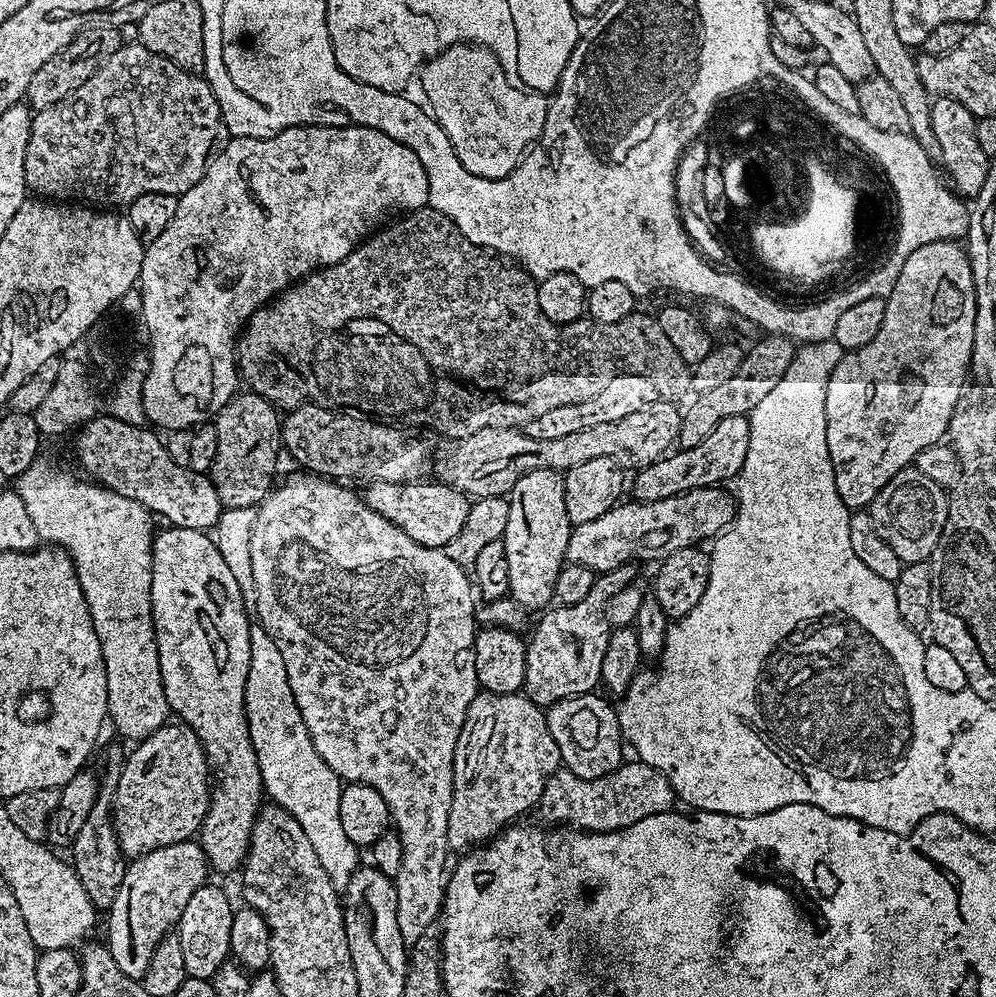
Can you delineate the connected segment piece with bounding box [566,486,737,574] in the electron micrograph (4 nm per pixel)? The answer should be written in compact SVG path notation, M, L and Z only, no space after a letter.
M720 486L711 488L695 488L689 492L678 494L674 498L662 498L654 502L625 502L617 503L616 507L606 510L602 518L594 518L594 522L584 522L577 524L572 529L568 539L568 564L581 564L582 567L589 568L595 574L609 572L623 564L641 562L640 560L653 560L659 562L664 560L674 550L682 550L693 546L703 545L703 540L708 540L711 536L727 533L732 527L732 522L736 518L737 501L731 495L724 493L725 489Z

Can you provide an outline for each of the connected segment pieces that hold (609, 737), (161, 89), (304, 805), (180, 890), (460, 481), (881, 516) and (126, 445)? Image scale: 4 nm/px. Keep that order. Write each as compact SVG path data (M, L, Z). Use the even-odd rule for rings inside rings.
M596 695L571 696L559 700L546 712L550 734L554 734L554 742L558 742L563 767L578 774L578 778L587 780L602 778L619 768L625 759L624 752L626 753L620 734L620 723L616 717L616 708Z
M139 42L125 43L114 54L110 54L110 58L100 67L98 74L94 74L94 78L86 82L86 86L78 86L78 90L74 90L69 100L58 102L58 106L33 115L24 159L24 182L31 191L32 188L36 191L33 193L37 197L51 198L56 202L79 202L84 206L99 206L104 210L123 209L132 204L134 198L142 198L144 194L170 194L179 198L186 190L190 190L190 186L194 186L204 177L210 157L217 147L216 139L219 138L220 132L224 131L224 120L220 117L220 107L216 96L203 75L186 72L174 66L174 62L146 50Z
M259 622L249 623L250 630L250 670L244 687L244 710L248 713L248 733L258 758L260 777L264 783L267 799L287 810L302 826L306 838L310 838L310 846L314 846L314 854L318 854L318 862L322 870L330 878L330 882L337 890L342 890L350 882L358 867L356 861L357 845L346 838L346 830L342 830L342 818L338 814L342 781L330 766L314 750L312 736L302 722L302 714L294 702L294 694L290 690L290 682L286 678L286 666L282 662L282 653L278 646L274 646L274 638L266 634L266 630Z
M196 842L171 844L135 857L127 865L122 882L116 885L112 907L106 912L106 947L124 975L137 981L143 977L158 942L179 925L182 910L186 902L190 902L190 894L203 886L209 876L208 861Z
M658 399L654 402L654 406L646 406L646 410L637 410L635 414L629 414L626 418L621 418L619 422L601 422L599 426L590 426L590 430L577 430L574 434L566 434L563 438L530 438L523 430L514 428L483 428L474 434L470 434L465 440L457 440L441 454L440 459L435 459L434 468L436 464L435 479L442 484L448 484L452 488L457 488L458 491L463 492L469 498L479 498L482 496L503 496L507 497L511 493L512 487L521 480L526 474L530 474L536 470L548 470L550 472L566 473L574 470L574 466L582 466L582 462L590 462L593 458L610 458L610 462L614 462L616 467L621 470L639 470L650 466L654 461L660 459L677 443L680 434L680 417L682 415L681 409L677 407L673 401Z
M915 470L886 482L886 486L882 486L880 493L872 499L870 511L874 530L878 530L878 538L894 550L901 565L931 561L940 547L940 536L948 521L949 499L949 493L941 484L923 479Z
M111 414L97 415L75 433L79 471L101 488L122 494L159 519L161 516L169 520L167 523L173 528L188 528L191 532L215 529L222 505L211 479L205 473L191 473L178 466L178 462L170 458L167 443L155 434L148 426L139 428L117 420Z

